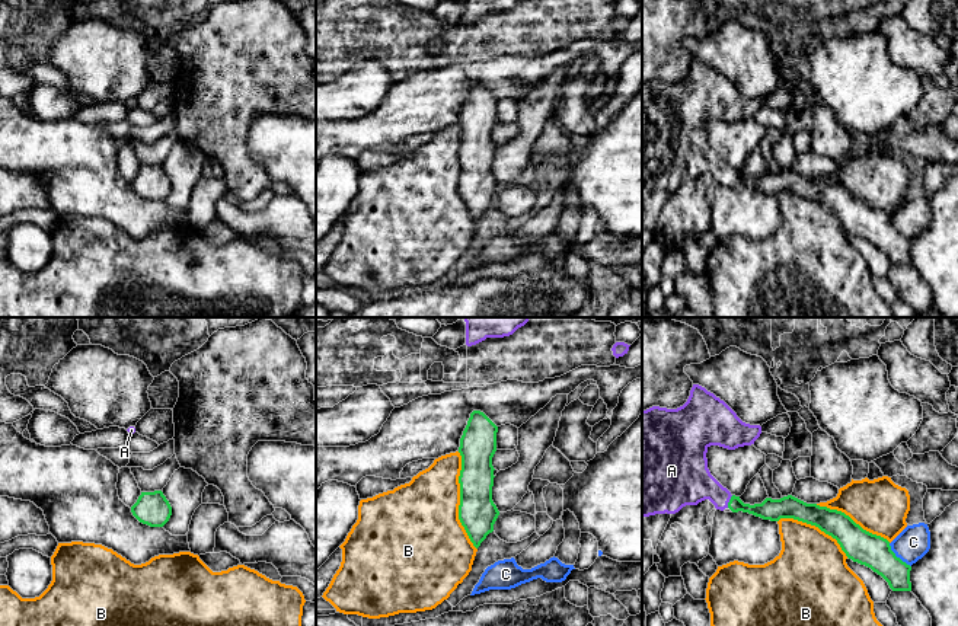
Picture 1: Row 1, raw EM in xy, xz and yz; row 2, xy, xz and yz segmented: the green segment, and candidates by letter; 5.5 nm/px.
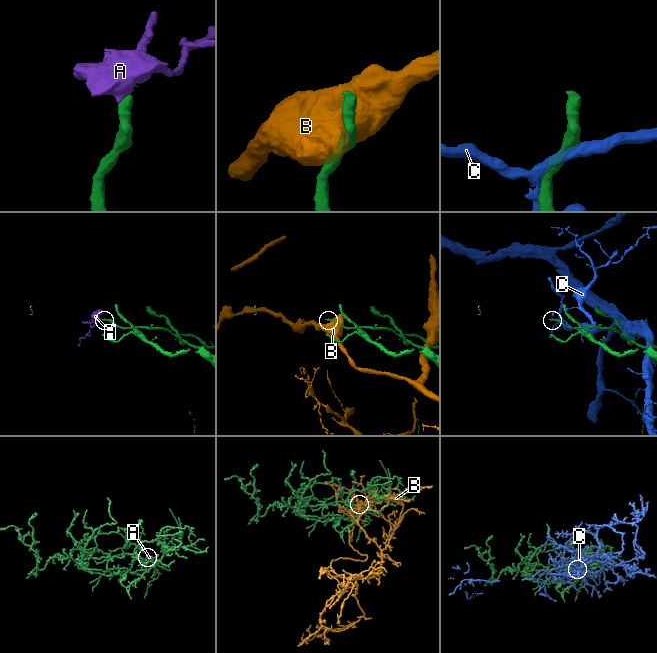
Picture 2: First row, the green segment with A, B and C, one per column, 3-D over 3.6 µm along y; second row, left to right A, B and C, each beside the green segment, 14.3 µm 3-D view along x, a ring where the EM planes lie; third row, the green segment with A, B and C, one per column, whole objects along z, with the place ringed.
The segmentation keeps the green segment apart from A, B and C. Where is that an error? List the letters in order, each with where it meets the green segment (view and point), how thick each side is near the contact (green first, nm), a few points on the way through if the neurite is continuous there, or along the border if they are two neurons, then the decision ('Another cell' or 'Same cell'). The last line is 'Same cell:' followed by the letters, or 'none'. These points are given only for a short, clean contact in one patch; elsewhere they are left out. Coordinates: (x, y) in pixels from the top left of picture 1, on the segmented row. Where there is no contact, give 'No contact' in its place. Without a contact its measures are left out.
A: Touches green at yz (730, 501). Thickness 120 nm (green) against 260 nm. Path across: yz (773, 510), (751, 510), (730, 501), (706, 486), (689, 482). Same cell
B: Touches green at xz (460, 501). Thickness 200 nm (green) against 440 nm. Another cell
C: Touches green at yz (896, 556). Thickness 180 nm (green) against 180 nm. Another cell
Same cell: A

